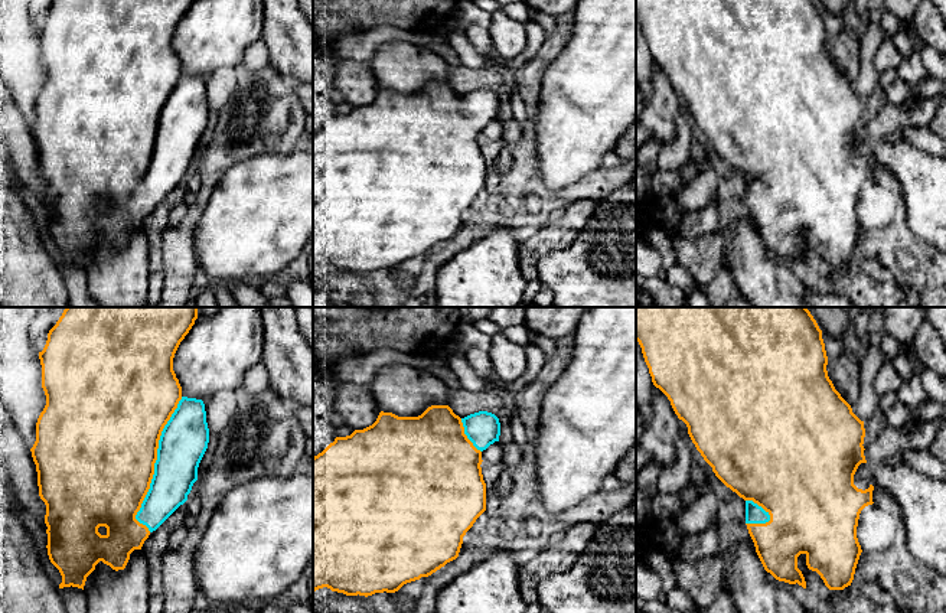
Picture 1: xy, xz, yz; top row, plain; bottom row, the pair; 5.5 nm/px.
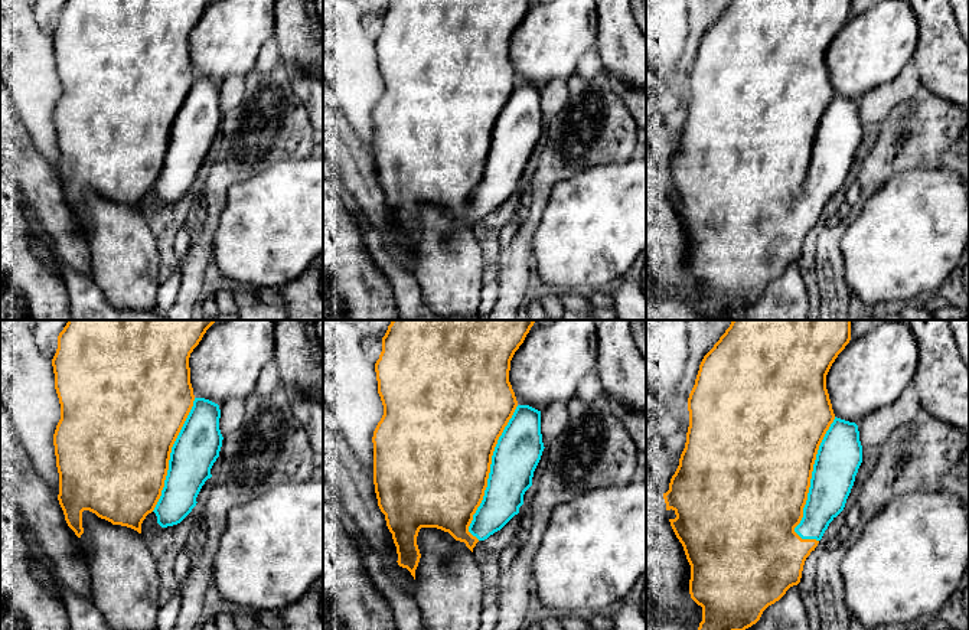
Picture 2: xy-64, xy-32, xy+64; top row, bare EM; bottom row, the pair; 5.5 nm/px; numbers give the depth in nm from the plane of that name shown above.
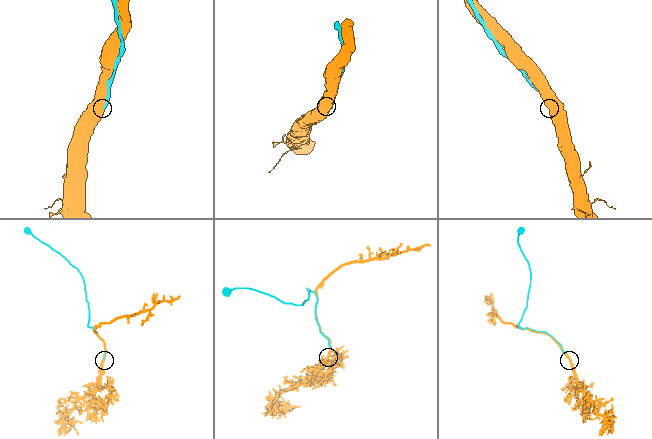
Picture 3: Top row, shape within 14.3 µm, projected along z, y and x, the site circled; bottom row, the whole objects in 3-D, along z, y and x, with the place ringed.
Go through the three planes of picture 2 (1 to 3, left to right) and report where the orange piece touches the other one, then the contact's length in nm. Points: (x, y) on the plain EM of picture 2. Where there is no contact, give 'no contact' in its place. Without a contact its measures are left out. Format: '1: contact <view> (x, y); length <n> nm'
1: contact xy-64 (170, 131); length 700 nm
2: contact xy-32 (489, 150); length 800 nm
3: contact xy+64 (811, 156); length 700 nm

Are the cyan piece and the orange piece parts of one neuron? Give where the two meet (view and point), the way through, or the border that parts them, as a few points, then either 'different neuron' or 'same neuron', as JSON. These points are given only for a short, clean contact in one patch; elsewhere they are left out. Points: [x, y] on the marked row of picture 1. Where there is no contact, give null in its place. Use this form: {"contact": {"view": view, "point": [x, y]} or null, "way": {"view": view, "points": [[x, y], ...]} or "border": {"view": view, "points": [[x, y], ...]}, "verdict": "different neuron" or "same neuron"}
{"contact": {"view": "xy", "point": [155, 465]}, "verdict": "same neuron"}

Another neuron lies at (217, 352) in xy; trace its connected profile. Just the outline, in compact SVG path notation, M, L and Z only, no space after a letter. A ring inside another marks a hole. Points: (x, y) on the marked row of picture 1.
M222 307L215 314L198 316L173 358L182 397L205 401L222 389L236 391L245 372L261 361L262 353L264 323L258 307Z

